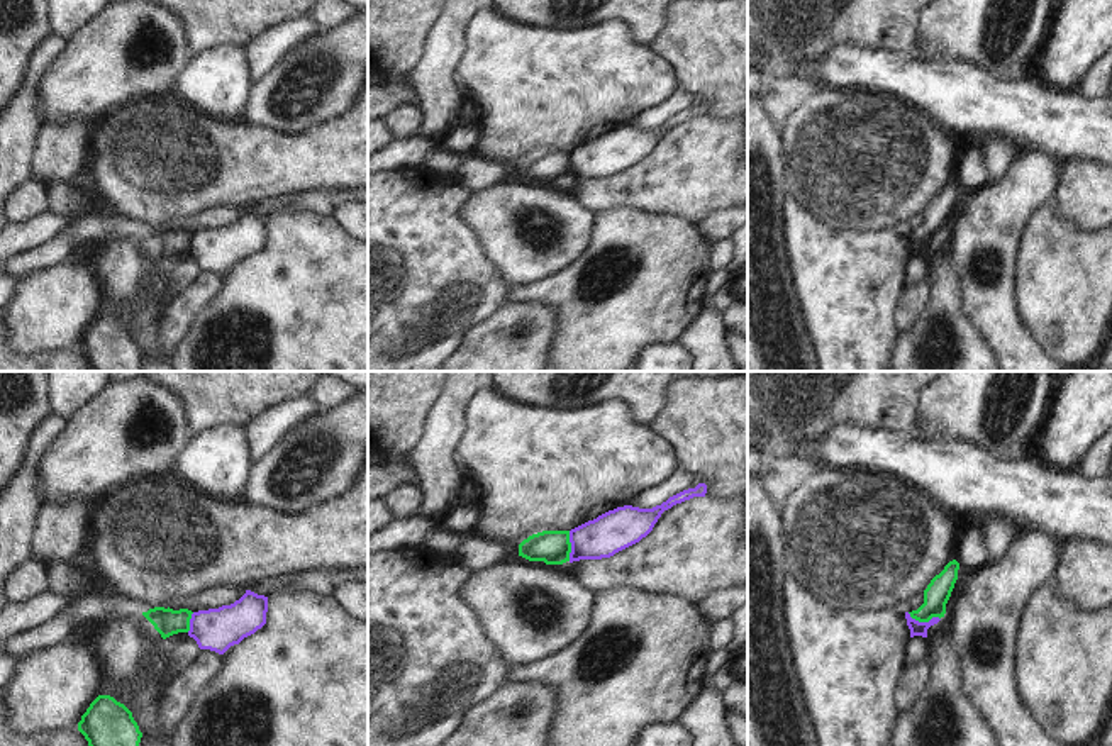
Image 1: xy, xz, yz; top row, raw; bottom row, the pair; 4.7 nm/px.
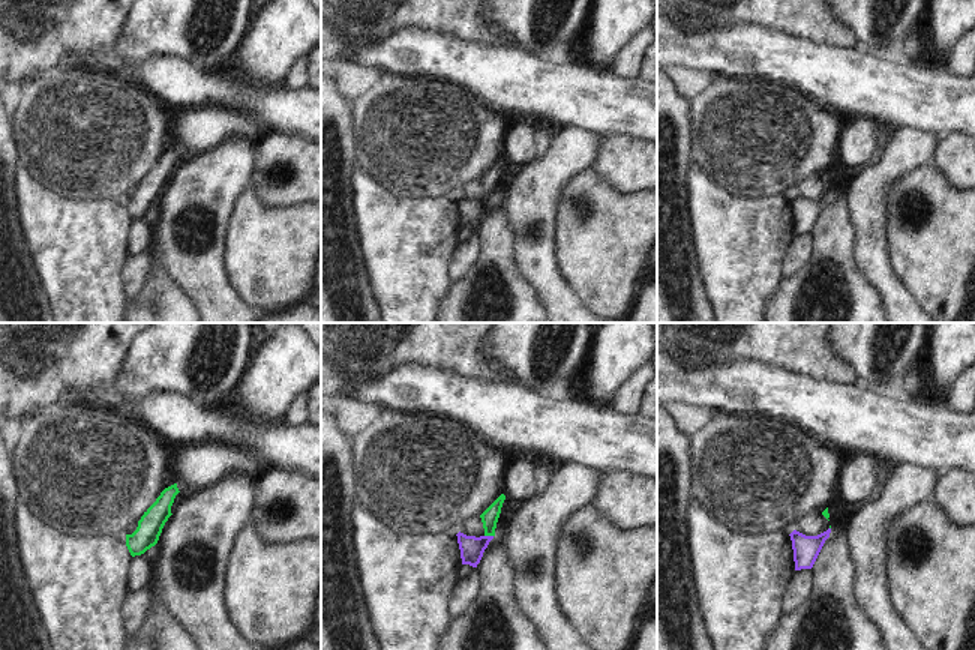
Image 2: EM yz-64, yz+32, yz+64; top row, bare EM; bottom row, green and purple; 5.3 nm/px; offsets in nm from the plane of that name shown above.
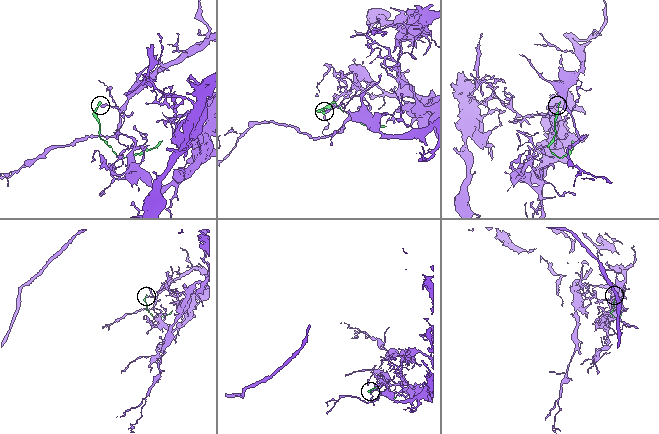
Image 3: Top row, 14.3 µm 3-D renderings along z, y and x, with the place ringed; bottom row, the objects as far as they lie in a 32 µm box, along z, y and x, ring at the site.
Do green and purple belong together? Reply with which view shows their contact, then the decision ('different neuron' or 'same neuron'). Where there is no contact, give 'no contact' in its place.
yz | different neuron

